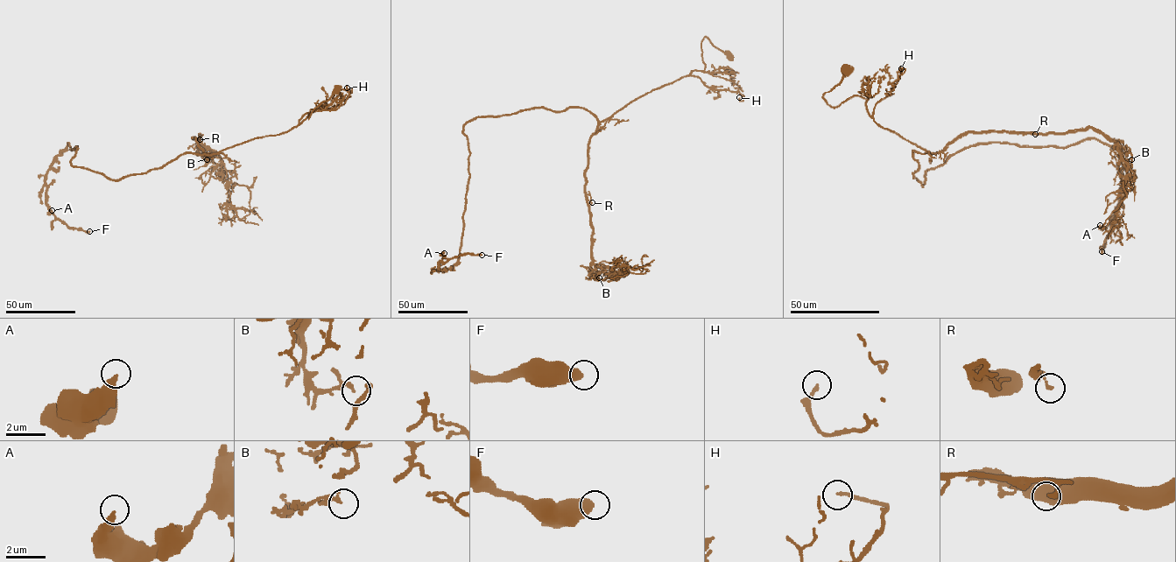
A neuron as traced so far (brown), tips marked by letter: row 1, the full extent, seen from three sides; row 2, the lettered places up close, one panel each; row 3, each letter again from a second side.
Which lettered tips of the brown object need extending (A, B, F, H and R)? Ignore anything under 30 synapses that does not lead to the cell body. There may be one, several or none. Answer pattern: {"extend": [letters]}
{"extend": []}

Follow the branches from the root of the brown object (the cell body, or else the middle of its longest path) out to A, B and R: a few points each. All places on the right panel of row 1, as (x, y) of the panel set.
A: (844, 68), (823, 98), (864, 98), (931, 153), (923, 186), (971, 145), (1117, 148), (1100, 225)
B: (844, 68), (823, 96), (829, 105), (863, 97), (882, 128), (929, 152), (968, 133), (1092, 128), (1131, 159)
R: (844, 68), (823, 96), (829, 105), (863, 97), (882, 128), (929, 152), (968, 133), (1035, 134)

